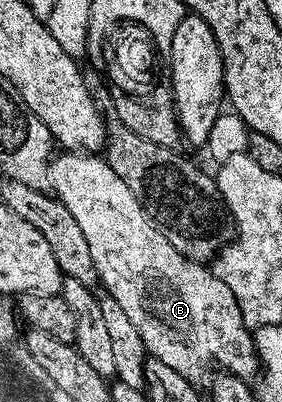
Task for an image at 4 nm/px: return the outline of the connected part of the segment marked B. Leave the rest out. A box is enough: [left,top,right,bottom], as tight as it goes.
[51,151,260,378]

